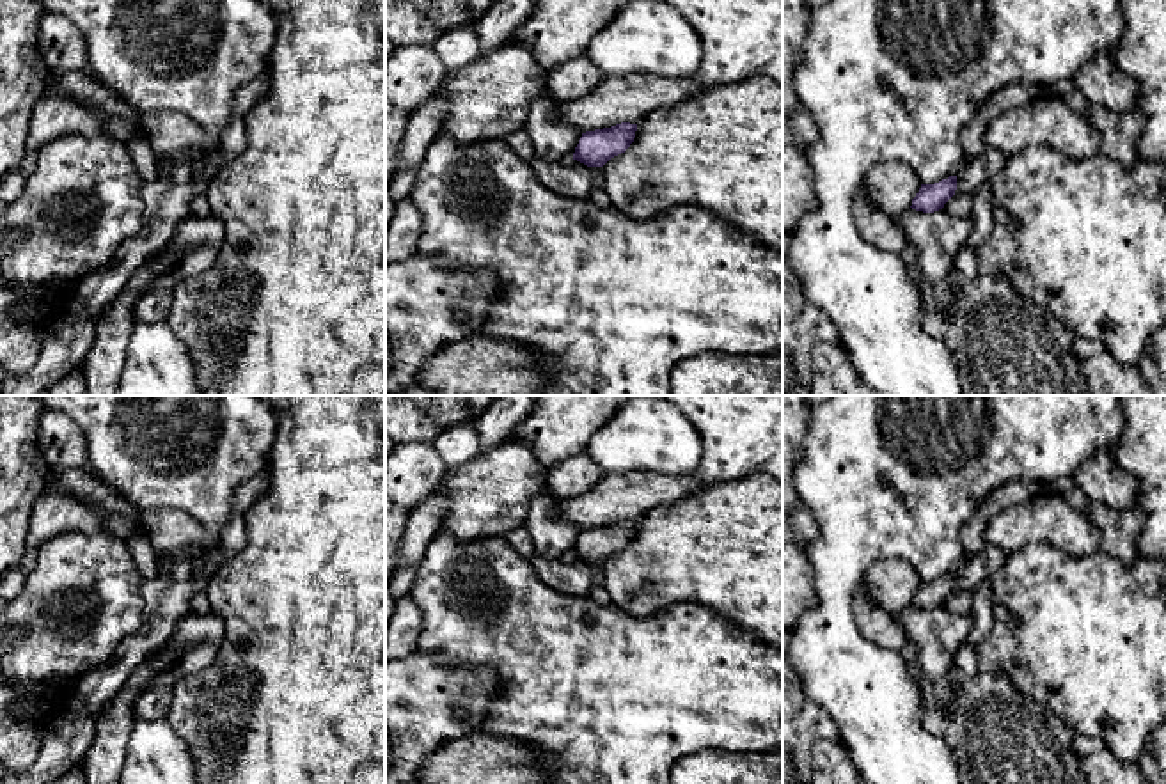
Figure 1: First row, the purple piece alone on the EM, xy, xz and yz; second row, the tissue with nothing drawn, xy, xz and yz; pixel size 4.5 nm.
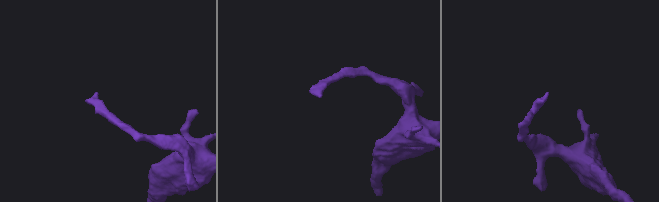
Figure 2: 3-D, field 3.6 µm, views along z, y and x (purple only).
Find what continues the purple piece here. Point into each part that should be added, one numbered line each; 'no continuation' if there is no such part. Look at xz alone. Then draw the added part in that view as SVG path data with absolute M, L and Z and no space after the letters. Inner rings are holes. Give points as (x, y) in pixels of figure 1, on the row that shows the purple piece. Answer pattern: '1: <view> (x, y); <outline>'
no continuation

